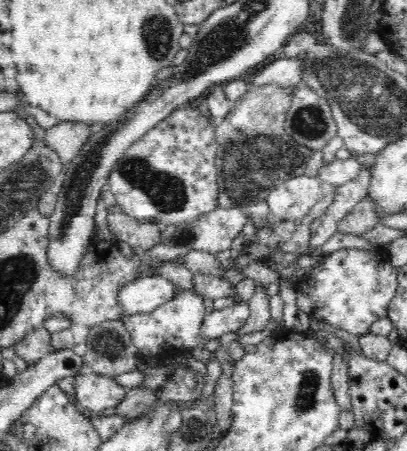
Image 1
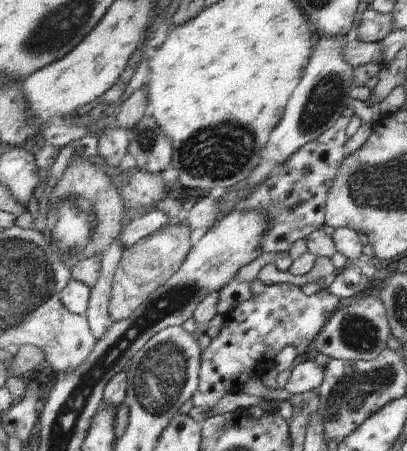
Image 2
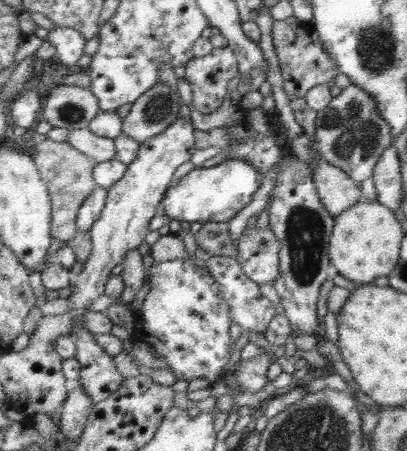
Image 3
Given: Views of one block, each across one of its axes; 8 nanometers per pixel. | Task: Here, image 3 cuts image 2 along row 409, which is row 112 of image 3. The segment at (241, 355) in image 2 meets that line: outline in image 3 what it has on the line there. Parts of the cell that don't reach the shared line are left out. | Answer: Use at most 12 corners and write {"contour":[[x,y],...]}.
{"contour":[[233,48],[193,58],[193,108],[213,114],[239,74]]}

